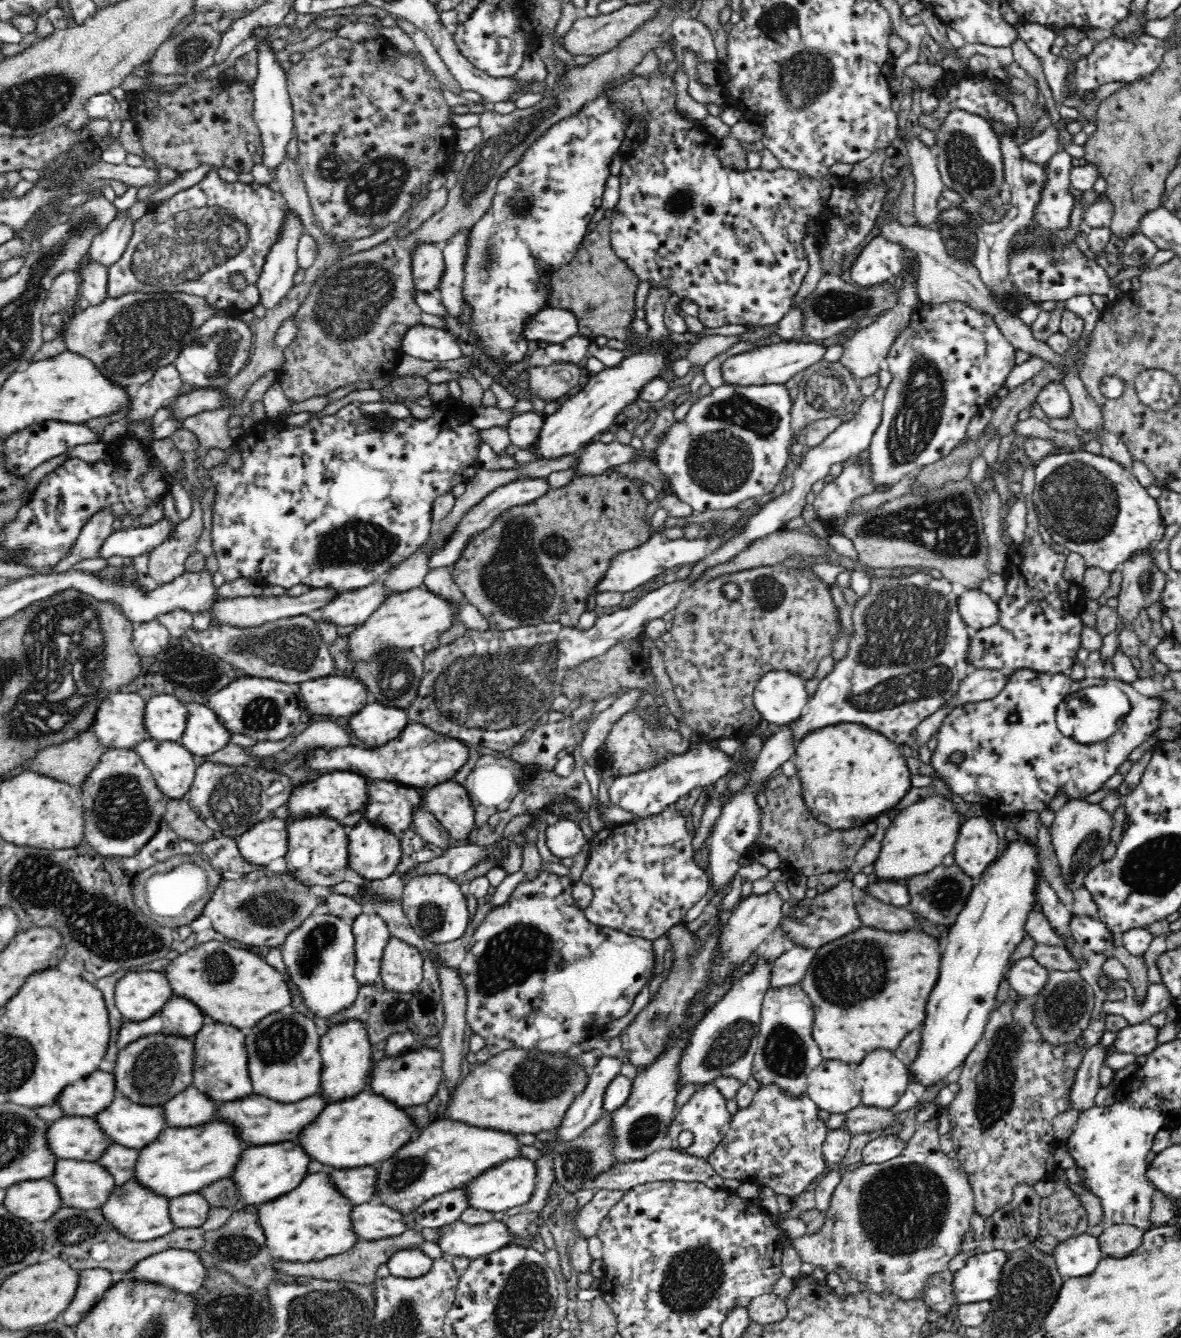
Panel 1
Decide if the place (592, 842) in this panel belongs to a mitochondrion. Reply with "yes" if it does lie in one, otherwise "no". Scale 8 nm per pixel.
no

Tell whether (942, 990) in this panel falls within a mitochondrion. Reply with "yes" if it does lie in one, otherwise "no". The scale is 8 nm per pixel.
no

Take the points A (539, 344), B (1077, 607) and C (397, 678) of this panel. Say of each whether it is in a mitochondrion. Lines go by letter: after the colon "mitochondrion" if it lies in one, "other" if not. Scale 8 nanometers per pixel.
A: other
B: other
C: mitochondrion

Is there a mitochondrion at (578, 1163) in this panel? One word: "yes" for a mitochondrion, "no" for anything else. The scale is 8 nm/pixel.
yes

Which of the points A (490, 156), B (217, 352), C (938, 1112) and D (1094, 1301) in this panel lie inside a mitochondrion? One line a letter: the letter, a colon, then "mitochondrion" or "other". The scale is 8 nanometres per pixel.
A: mitochondrion
B: mitochondrion
C: other
D: other

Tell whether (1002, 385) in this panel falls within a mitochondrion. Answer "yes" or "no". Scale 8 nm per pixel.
no

